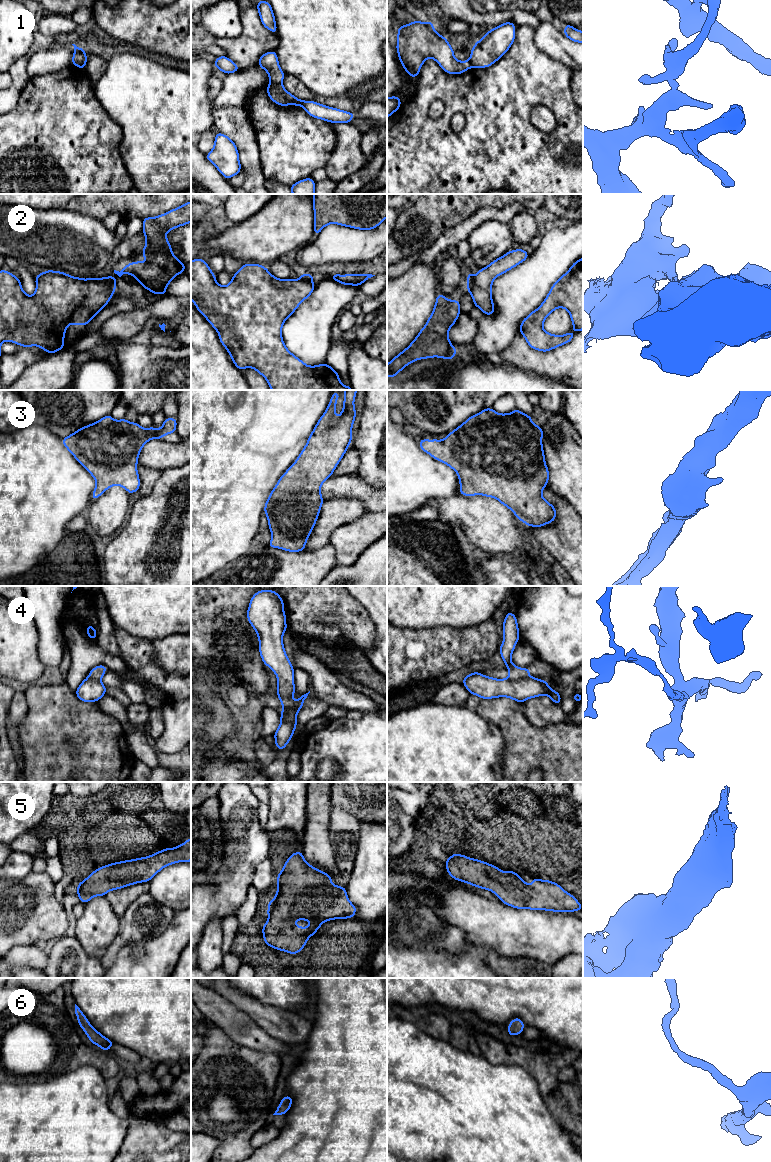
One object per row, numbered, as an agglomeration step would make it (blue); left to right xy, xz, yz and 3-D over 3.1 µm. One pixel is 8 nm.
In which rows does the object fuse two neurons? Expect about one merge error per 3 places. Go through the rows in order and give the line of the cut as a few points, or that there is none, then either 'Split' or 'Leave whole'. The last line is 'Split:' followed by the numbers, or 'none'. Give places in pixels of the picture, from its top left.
1: Split along xz (271, 81), (281, 83). Split
2: Split along yz (474, 276), (472, 287), (469, 291). Split
3: No split. Leave whole
4: Split along yz (528, 675), (516, 679), (508, 677). Split
5: No split. Leave whole
6: No split. Leave whole
Split: 1, 2, 4

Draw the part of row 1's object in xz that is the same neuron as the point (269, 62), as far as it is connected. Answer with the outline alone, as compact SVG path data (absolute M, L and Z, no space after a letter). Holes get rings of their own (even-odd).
M269 51L260 56L258 65L268 73L270 82L282 83L285 73L279 67L276 51Z

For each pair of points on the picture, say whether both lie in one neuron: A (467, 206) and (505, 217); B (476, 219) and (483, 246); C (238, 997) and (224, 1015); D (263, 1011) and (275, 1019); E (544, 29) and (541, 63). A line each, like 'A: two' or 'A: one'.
A: two
B: two
C: two
D: one
E: two

